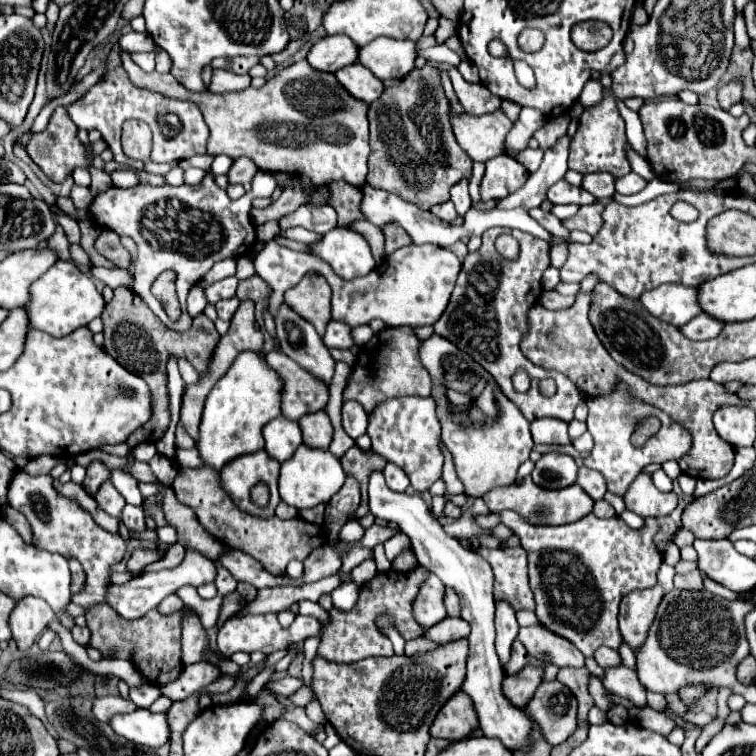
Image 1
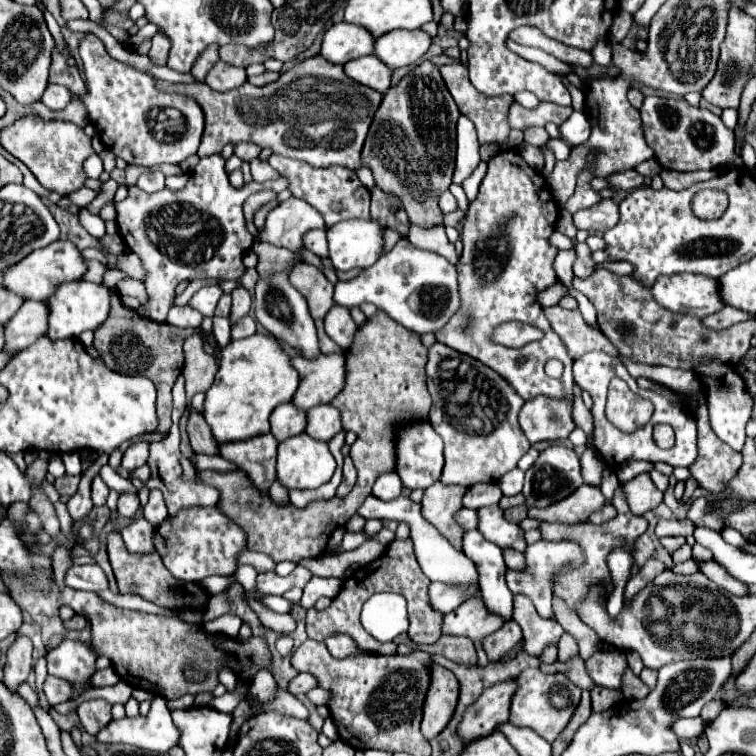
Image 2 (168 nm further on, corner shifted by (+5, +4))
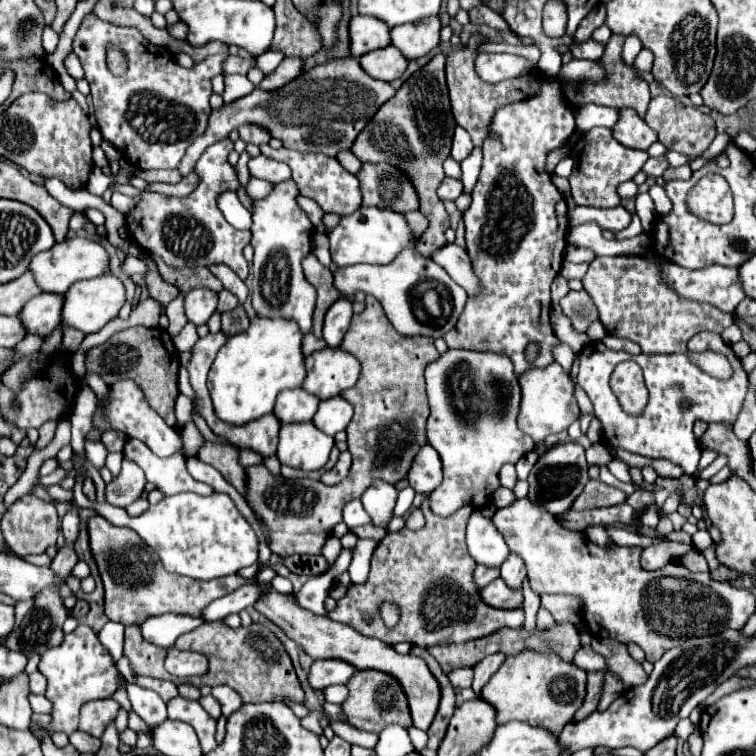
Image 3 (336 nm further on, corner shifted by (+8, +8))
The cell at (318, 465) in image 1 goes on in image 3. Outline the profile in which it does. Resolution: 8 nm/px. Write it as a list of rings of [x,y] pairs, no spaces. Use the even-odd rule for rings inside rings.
[[[292,423],[280,427],[280,443],[278,443],[278,459],[282,465],[302,471],[318,471],[328,463],[330,449],[334,445],[334,437],[316,431],[316,427],[308,423]]]

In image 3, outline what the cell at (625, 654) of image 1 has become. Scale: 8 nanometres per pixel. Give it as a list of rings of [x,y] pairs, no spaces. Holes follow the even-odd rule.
[[[602,525],[588,527],[586,535],[592,539],[592,543],[598,543],[598,547],[608,547],[608,543],[614,543]]]

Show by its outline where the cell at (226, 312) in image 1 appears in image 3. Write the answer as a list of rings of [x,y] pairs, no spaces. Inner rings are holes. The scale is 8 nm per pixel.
[[[220,291],[218,293],[218,313],[224,313],[224,311],[232,311],[236,305],[238,305],[238,299],[230,293],[230,291]]]

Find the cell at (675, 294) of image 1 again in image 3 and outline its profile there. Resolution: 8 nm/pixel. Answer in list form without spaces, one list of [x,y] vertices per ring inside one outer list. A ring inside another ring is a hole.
[[[662,263],[660,271],[662,271],[662,279],[666,281],[666,285],[674,287],[674,291],[680,297],[694,299],[700,303],[710,303],[726,313],[734,313],[736,305],[746,297],[740,287],[740,281],[738,281],[738,269],[730,269],[730,267],[722,267],[722,265],[712,265],[712,267],[704,267],[704,269],[686,269],[686,267],[678,267],[674,263]]]

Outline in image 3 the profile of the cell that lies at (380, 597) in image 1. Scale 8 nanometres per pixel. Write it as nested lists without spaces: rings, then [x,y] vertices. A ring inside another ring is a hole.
[[[424,493],[420,509],[426,517],[426,525],[420,531],[402,529],[398,533],[386,533],[372,555],[366,583],[350,585],[328,617],[388,645],[396,645],[400,641],[420,647],[466,643],[470,639],[492,635],[504,627],[520,629],[524,625],[524,611],[502,611],[488,607],[480,599],[480,591],[472,581],[476,563],[466,551],[464,535],[468,515],[472,515],[474,507],[460,507],[456,515],[448,515],[448,519],[444,519],[440,515],[432,515],[430,493]],[[382,601],[394,601],[400,605],[402,617],[394,629],[386,629],[378,619],[378,605]]]

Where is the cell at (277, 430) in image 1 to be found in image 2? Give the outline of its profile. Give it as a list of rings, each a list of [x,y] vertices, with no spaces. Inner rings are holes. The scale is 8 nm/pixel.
[[[283,403],[275,407],[275,411],[271,413],[271,433],[275,435],[277,441],[303,433],[305,425],[307,425],[307,411],[301,411],[291,403]]]

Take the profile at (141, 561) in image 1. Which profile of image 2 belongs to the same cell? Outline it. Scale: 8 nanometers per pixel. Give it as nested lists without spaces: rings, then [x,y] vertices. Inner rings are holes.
[[[145,517],[133,519],[121,531],[127,549],[135,551],[135,553],[149,553],[149,551],[153,551],[153,547],[151,547],[151,529],[153,529],[153,525]]]

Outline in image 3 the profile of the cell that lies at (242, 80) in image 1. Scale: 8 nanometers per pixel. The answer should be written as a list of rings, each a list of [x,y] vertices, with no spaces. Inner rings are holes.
[[[228,55],[226,61],[224,61],[224,71],[222,71],[222,75],[224,75],[224,77],[226,77],[226,75],[232,75],[232,73],[242,73],[242,75],[246,75],[252,65],[254,65],[254,59],[242,59],[242,57],[232,57],[232,55]]]

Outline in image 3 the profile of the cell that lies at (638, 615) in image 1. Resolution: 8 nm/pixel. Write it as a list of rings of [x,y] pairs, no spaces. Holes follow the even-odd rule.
[[[660,543],[646,547],[642,551],[642,567],[664,567],[670,563],[670,557],[682,557],[688,551],[692,551],[692,545],[682,543]]]

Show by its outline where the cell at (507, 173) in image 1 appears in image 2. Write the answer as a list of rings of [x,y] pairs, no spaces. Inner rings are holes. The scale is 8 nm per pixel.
[[[517,149],[493,155],[487,163],[487,175],[479,187],[479,195],[469,205],[463,219],[463,253],[457,263],[461,309],[443,331],[435,333],[439,343],[465,353],[507,377],[525,401],[535,395],[551,395],[555,399],[573,397],[573,359],[559,335],[551,331],[543,307],[537,301],[539,291],[557,283],[553,269],[557,247],[549,243],[557,215],[559,207],[555,199],[551,199],[545,179],[527,165]],[[507,321],[539,327],[545,331],[545,337],[519,349],[491,343],[489,337],[493,329]],[[521,359],[525,363],[519,363]],[[549,359],[559,359],[563,363],[565,369],[559,379],[545,373],[545,363]]]

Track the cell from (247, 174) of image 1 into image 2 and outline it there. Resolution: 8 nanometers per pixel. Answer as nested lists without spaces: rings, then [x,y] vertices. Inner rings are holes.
[[[239,143],[235,147],[235,155],[239,155],[243,161],[251,161],[251,159],[259,157],[259,153],[261,153],[261,147],[255,143]]]

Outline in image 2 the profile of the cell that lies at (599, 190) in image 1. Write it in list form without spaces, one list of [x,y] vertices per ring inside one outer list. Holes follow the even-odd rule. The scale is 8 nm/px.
[[[629,169],[629,171],[623,171],[623,173],[615,173],[609,183],[611,187],[617,191],[617,189],[639,189],[643,185],[645,177],[639,175],[635,169]]]

